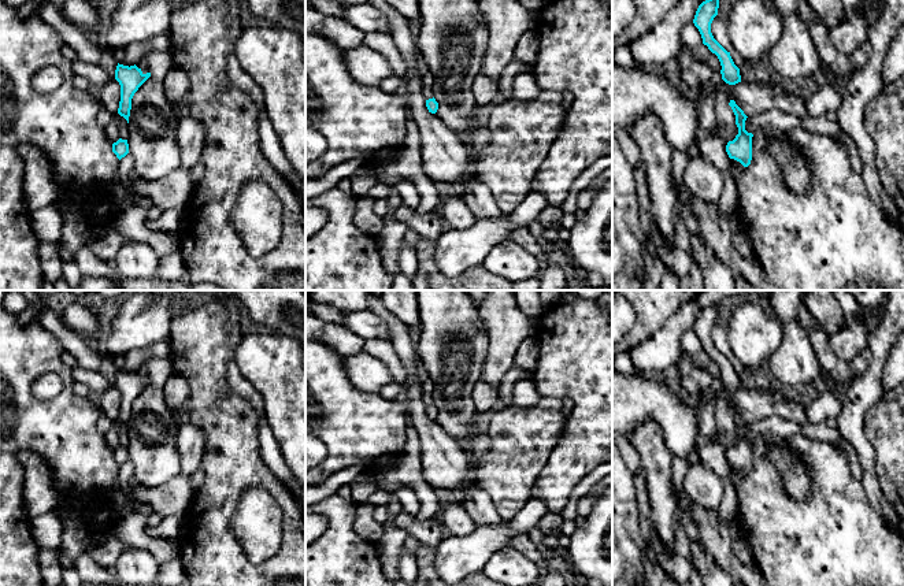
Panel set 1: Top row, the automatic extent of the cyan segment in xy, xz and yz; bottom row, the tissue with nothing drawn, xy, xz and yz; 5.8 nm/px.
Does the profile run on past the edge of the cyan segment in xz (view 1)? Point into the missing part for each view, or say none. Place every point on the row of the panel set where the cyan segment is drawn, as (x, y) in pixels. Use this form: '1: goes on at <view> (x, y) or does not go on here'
1: does not go on here

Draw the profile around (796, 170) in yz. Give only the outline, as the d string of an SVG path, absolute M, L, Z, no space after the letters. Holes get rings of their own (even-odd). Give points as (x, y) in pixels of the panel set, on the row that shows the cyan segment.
M773 131L768 140L768 152L779 163L788 188L792 192L805 194L811 189L811 168L804 155L789 140L781 138Z

